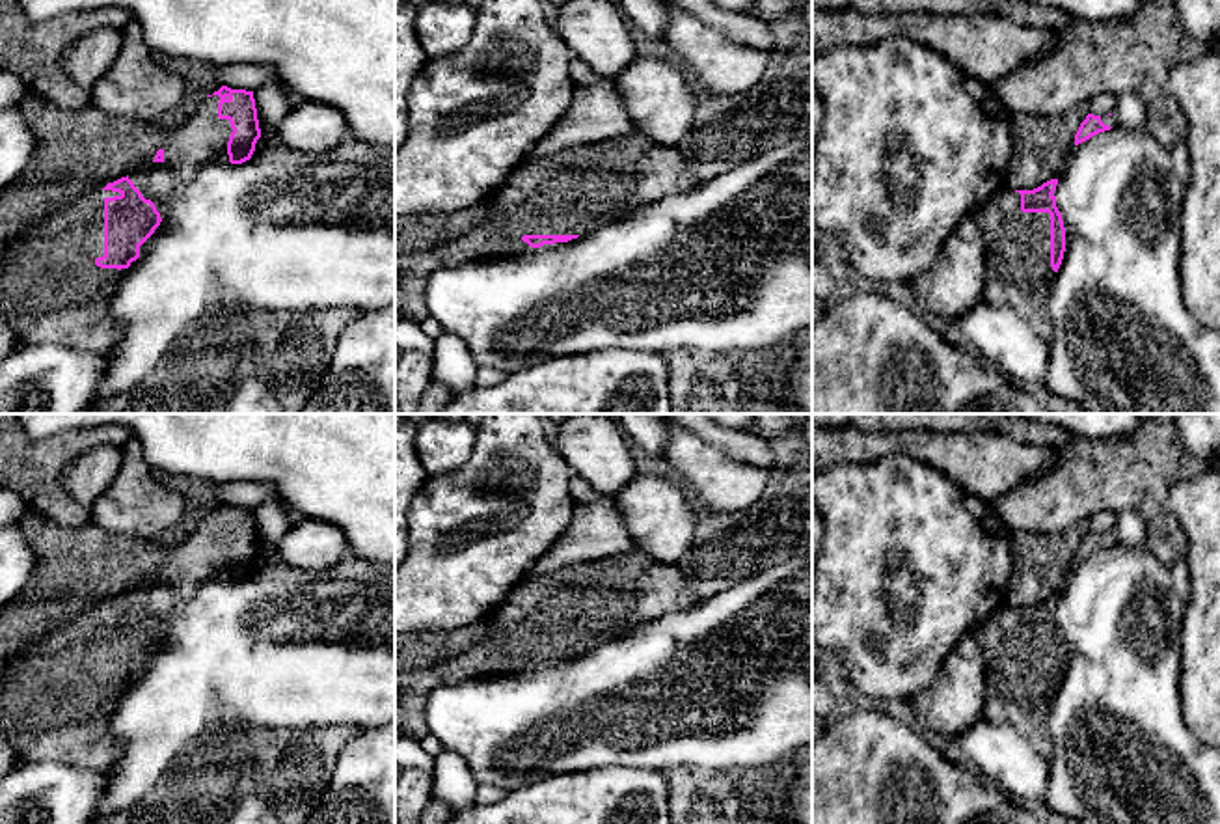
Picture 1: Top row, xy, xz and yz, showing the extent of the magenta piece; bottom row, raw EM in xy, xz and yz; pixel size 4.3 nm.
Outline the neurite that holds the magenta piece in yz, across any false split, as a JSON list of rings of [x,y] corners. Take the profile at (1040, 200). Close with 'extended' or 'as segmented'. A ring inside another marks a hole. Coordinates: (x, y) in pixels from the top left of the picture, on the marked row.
[[[1051,179],[1034,190],[1013,190],[1004,185],[970,213],[983,239],[983,300],[1015,309],[1036,336],[1047,343],[1054,336],[1047,296],[1065,252],[1065,227],[1056,207],[1056,185],[1058,179]]] | extended

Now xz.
[[[639,132],[576,145],[557,155],[525,162],[484,199],[488,216],[471,233],[430,250],[395,255],[395,313],[419,324],[430,315],[427,287],[430,274],[438,268],[454,268],[544,244],[568,242],[590,229],[622,220],[641,205],[687,192],[698,185],[680,149],[659,145]]] | extended

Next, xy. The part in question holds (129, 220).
[[[127,175],[63,205],[13,240],[0,261],[0,315],[19,343],[106,352],[123,332],[108,315],[108,300],[160,222],[155,203]]] | extended

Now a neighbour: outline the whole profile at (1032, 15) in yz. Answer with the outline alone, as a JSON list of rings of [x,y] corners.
[[[851,0],[866,15],[1000,15],[1026,28],[1065,28],[1073,19],[1054,7],[1024,0]]]

